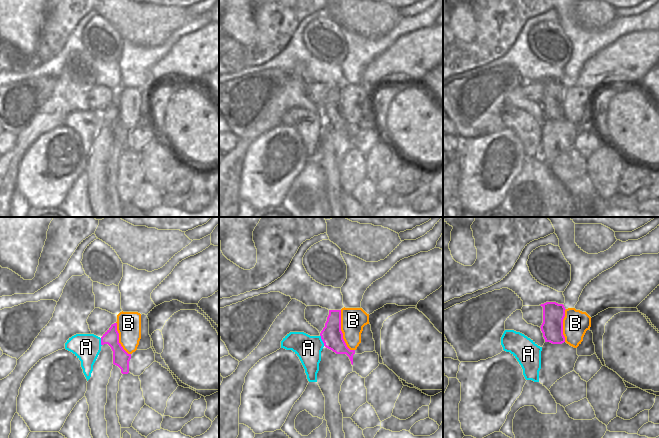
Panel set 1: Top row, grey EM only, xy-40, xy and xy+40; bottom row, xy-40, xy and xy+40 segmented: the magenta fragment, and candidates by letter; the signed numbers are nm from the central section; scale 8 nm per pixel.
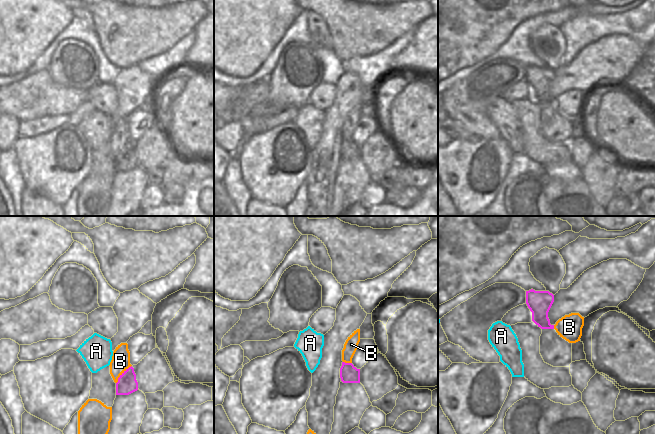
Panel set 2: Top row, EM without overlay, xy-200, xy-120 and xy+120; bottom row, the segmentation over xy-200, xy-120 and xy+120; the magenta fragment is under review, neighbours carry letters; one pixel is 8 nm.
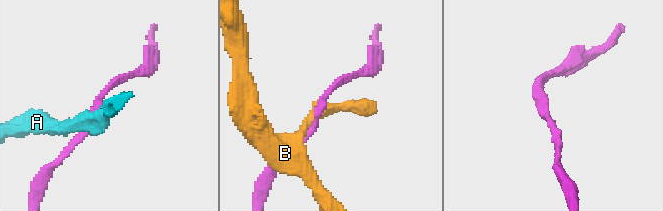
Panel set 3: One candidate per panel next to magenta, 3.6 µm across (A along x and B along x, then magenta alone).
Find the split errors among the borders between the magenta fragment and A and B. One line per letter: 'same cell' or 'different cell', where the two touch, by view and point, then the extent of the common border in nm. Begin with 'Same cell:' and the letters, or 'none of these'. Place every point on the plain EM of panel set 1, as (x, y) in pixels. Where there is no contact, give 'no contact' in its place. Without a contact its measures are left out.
Same cell: none of these
A: different cell; meets magenta in xy at (322, 116); contact 90 nm long
B: different cell; meets magenta in xy at (341, 108); contact 340 nm long

